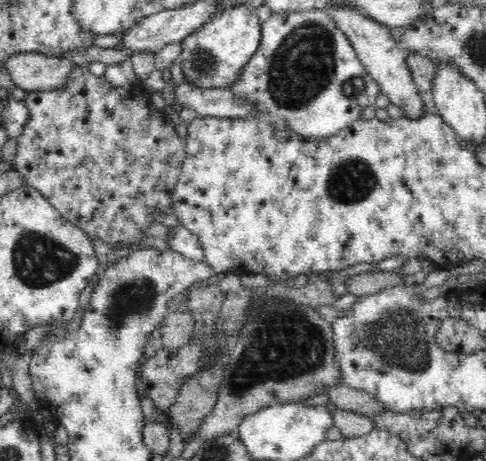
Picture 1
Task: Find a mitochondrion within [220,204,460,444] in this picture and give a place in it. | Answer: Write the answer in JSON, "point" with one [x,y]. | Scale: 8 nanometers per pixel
{"point":[277,332]}

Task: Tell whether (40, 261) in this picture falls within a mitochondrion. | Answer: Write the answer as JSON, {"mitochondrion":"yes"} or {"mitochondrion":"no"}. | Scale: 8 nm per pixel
{"mitochondrion":"yes"}

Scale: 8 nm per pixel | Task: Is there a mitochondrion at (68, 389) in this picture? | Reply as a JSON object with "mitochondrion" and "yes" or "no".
{"mitochondrion":"no"}

